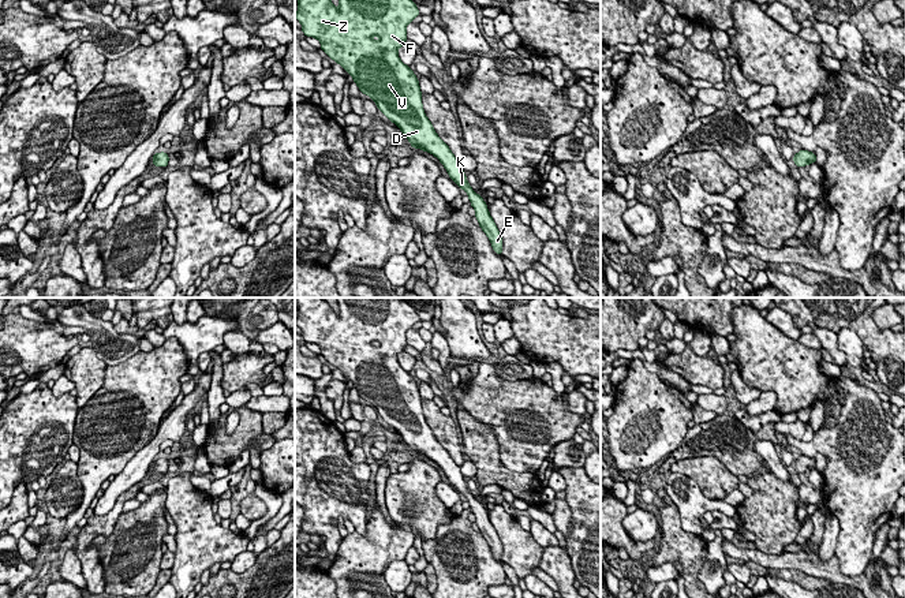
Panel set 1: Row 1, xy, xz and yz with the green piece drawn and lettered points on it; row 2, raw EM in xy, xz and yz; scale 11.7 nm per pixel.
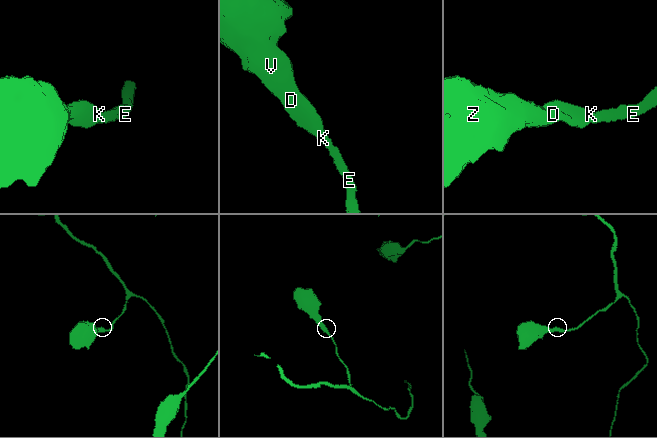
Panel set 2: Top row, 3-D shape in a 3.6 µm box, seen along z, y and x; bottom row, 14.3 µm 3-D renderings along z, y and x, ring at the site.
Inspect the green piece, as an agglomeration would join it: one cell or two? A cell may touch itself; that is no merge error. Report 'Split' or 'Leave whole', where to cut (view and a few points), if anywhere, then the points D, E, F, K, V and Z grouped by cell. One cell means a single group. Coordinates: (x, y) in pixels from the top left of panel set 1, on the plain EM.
Leave whole. No split. Groups: D E F K V Z

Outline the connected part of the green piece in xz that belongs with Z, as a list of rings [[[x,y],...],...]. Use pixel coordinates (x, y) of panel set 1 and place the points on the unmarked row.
[[[324,298],[295,299],[298,300],[296,326],[302,329],[304,341],[321,348],[321,355],[354,384],[359,397],[373,404],[377,414],[401,436],[411,453],[431,459],[441,467],[449,483],[467,498],[479,532],[487,541],[493,556],[502,561],[502,543],[486,508],[468,490],[460,466],[437,441],[423,416],[419,386],[397,360],[397,355],[408,345],[407,330],[420,321],[416,310],[401,298],[336,298],[340,309],[336,314]]]

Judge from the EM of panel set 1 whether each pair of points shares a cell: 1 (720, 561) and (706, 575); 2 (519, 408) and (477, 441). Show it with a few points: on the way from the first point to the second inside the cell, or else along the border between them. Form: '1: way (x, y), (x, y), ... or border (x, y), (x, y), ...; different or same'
1: way (717, 564), (709, 572); same
2: border (466, 410), (490, 428), (498, 444), (500, 460); different

